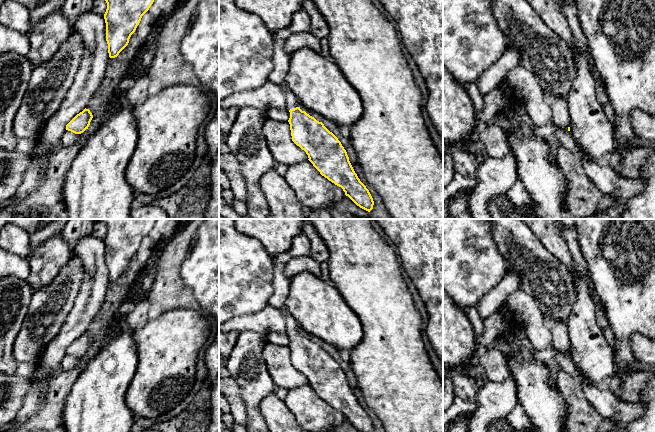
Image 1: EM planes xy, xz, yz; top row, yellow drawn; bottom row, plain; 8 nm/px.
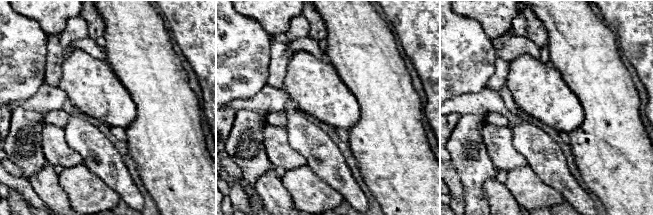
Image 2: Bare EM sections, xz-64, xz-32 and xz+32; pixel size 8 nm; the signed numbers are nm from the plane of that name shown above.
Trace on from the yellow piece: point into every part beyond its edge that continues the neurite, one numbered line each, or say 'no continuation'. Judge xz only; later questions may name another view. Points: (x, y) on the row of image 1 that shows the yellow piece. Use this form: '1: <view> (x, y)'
1: xz (292, 102)

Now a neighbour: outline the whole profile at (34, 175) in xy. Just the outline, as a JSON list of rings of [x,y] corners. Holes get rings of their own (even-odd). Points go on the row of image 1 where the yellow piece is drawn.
[[[39,137],[36,139],[36,145],[30,155],[31,161],[25,172],[23,182],[12,198],[14,201],[20,201],[27,198],[41,185],[44,179],[44,173],[47,169],[50,153],[51,150],[43,144],[42,138]]]

